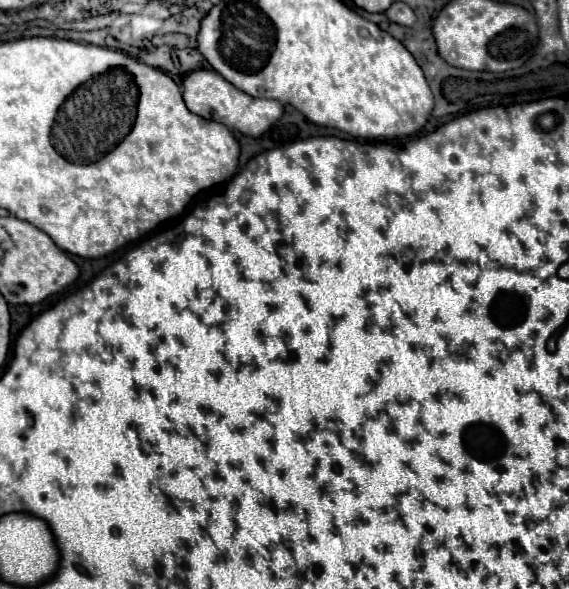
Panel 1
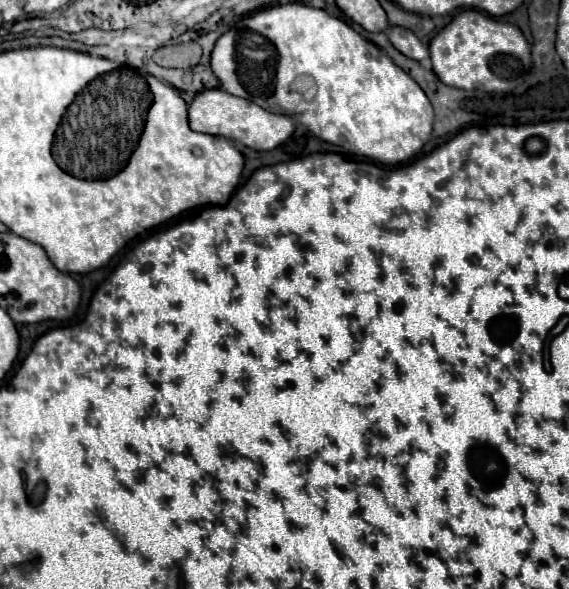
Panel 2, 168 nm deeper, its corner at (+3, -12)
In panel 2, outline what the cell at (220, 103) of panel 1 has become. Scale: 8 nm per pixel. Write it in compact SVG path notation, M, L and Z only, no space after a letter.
M221 88L199 92L189 106L189 126L195 132L219 134L219 136L225 136L227 140L241 142L243 146L253 150L273 150L293 134L295 124L289 116L267 112L261 106L253 104L251 100L243 100L243 102L239 100L241 100L239 96L233 96Z

